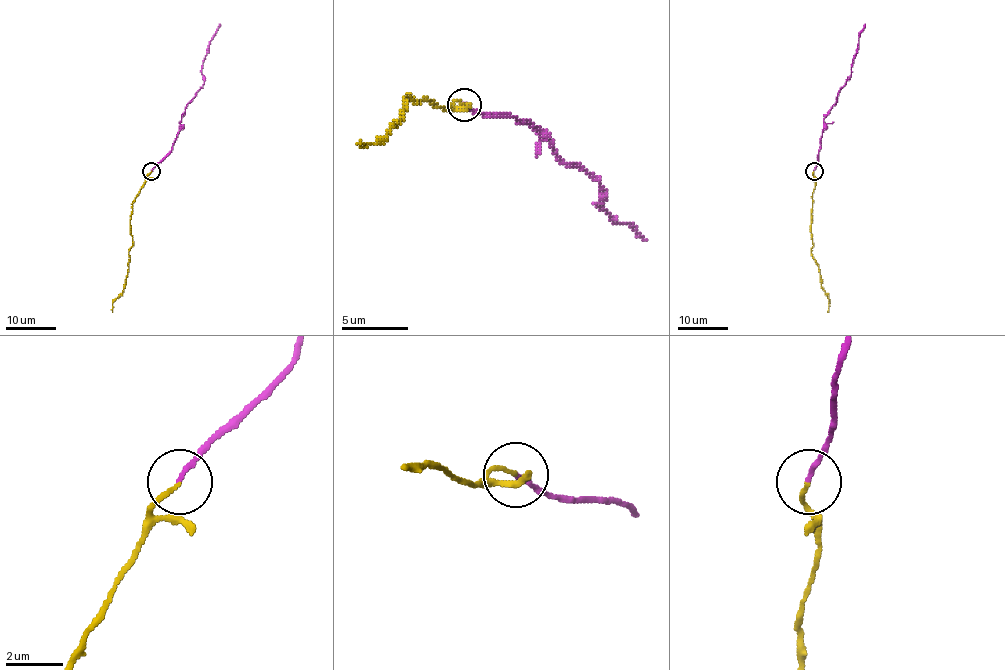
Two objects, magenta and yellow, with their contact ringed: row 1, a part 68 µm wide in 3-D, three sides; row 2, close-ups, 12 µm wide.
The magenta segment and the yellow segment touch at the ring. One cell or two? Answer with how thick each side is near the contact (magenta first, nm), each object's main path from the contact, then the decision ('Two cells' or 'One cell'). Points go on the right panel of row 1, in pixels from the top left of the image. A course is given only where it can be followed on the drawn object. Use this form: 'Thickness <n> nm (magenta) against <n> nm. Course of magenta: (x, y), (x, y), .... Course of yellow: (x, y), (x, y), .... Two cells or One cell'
Thickness 150 nm (magenta) against 130 nm. Course of magenta: (813, 171), (823, 118), (851, 74), (859, 35), (865, 24). Course of yellow: (813, 171), (811, 255), (818, 267), (821, 284), (828, 298), (827, 312). One cell

